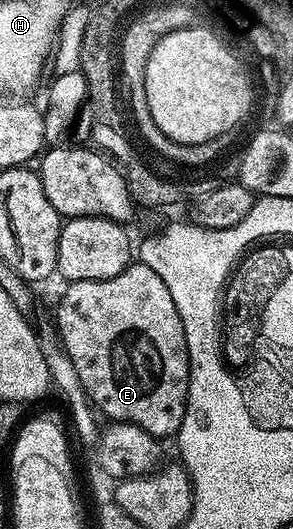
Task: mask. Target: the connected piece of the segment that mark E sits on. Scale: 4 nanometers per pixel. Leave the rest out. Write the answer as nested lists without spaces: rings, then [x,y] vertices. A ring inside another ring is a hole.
[[[133,261],[115,277],[69,283],[66,288],[57,307],[60,346],[75,365],[89,402],[113,423],[139,425],[139,429],[158,437],[176,436],[189,396],[189,350],[179,309],[175,309],[163,277],[145,263]]]

